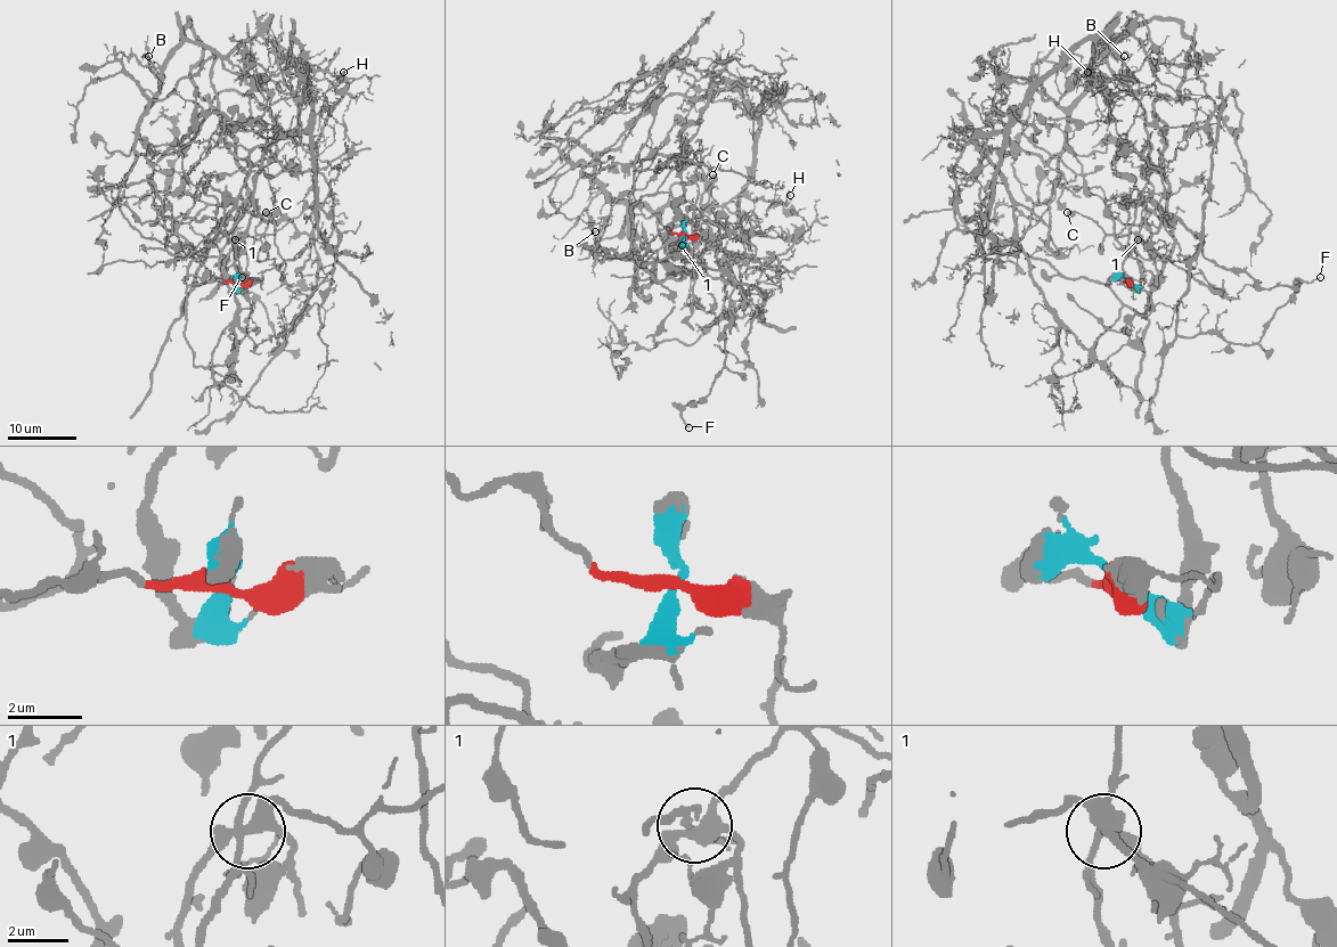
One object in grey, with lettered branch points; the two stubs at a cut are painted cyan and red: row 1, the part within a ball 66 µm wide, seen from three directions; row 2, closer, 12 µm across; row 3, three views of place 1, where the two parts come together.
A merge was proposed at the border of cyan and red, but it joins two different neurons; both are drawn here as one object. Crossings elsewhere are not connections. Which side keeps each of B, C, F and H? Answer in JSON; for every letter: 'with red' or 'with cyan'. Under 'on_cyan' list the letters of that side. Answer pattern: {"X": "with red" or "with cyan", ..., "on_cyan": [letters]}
{"B": "with red", "C": "with red", "F": "with cyan", "H": "with red", "on_cyan": ["F"]}

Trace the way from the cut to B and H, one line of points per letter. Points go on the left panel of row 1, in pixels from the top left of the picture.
B: (237, 282), (184, 312), (178, 227), (204, 177), (275, 150), (275, 84), (149, 56)
H: (237, 282), (189, 285), (181, 311), (200, 262), (180, 219), (208, 174), (275, 150), (280, 81), (342, 71)

